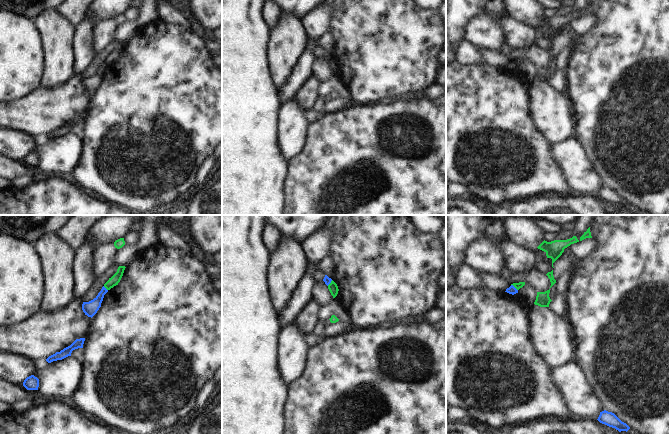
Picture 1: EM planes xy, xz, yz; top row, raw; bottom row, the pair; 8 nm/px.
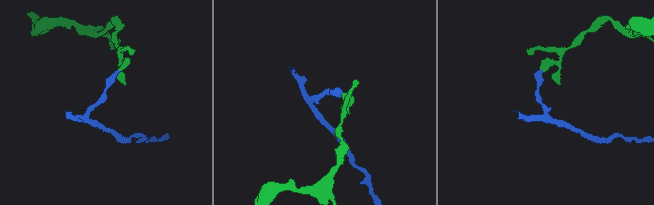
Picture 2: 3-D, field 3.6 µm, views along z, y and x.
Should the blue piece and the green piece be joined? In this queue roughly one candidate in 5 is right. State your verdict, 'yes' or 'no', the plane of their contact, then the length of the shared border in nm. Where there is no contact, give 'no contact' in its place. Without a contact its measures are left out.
no | yz | 80 nm

